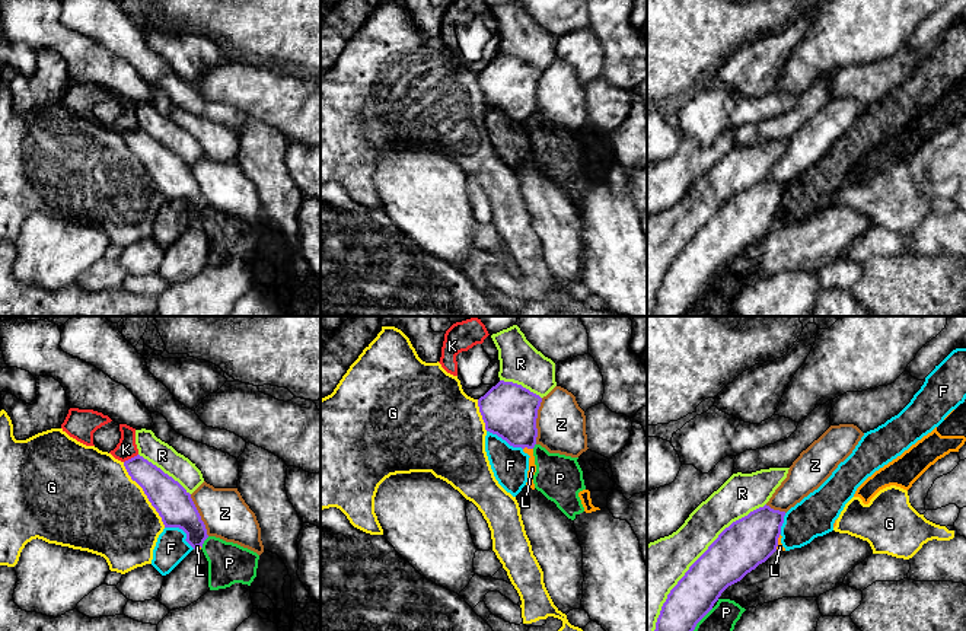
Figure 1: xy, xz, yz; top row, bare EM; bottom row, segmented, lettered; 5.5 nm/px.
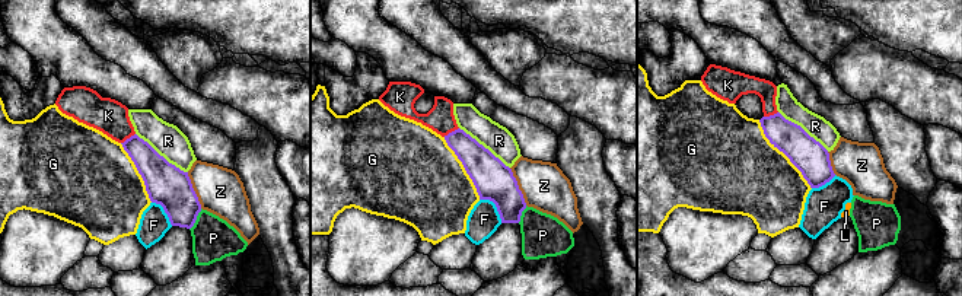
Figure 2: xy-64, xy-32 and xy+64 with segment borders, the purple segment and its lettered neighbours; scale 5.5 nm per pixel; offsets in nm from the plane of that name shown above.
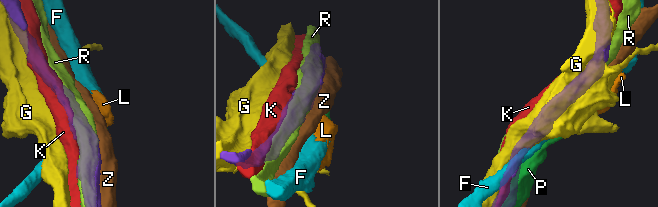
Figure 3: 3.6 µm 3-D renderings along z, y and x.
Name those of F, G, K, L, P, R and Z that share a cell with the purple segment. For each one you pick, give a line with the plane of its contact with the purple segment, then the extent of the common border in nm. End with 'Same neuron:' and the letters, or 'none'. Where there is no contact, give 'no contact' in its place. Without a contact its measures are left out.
Same neuron: none

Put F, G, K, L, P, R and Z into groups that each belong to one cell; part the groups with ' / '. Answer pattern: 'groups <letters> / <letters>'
groups F / G / K / L P / R / Z

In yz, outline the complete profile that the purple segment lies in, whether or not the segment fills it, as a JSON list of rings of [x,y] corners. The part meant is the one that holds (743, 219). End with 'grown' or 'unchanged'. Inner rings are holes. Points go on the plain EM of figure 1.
[[[765,178],[726,201],[667,268],[651,316],[685,316],[721,267],[777,224],[784,189]]]; unchanged

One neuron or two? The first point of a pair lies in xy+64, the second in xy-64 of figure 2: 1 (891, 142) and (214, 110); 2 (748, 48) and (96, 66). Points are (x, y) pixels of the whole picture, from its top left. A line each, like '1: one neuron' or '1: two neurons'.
1: two neurons
2: one neuron

